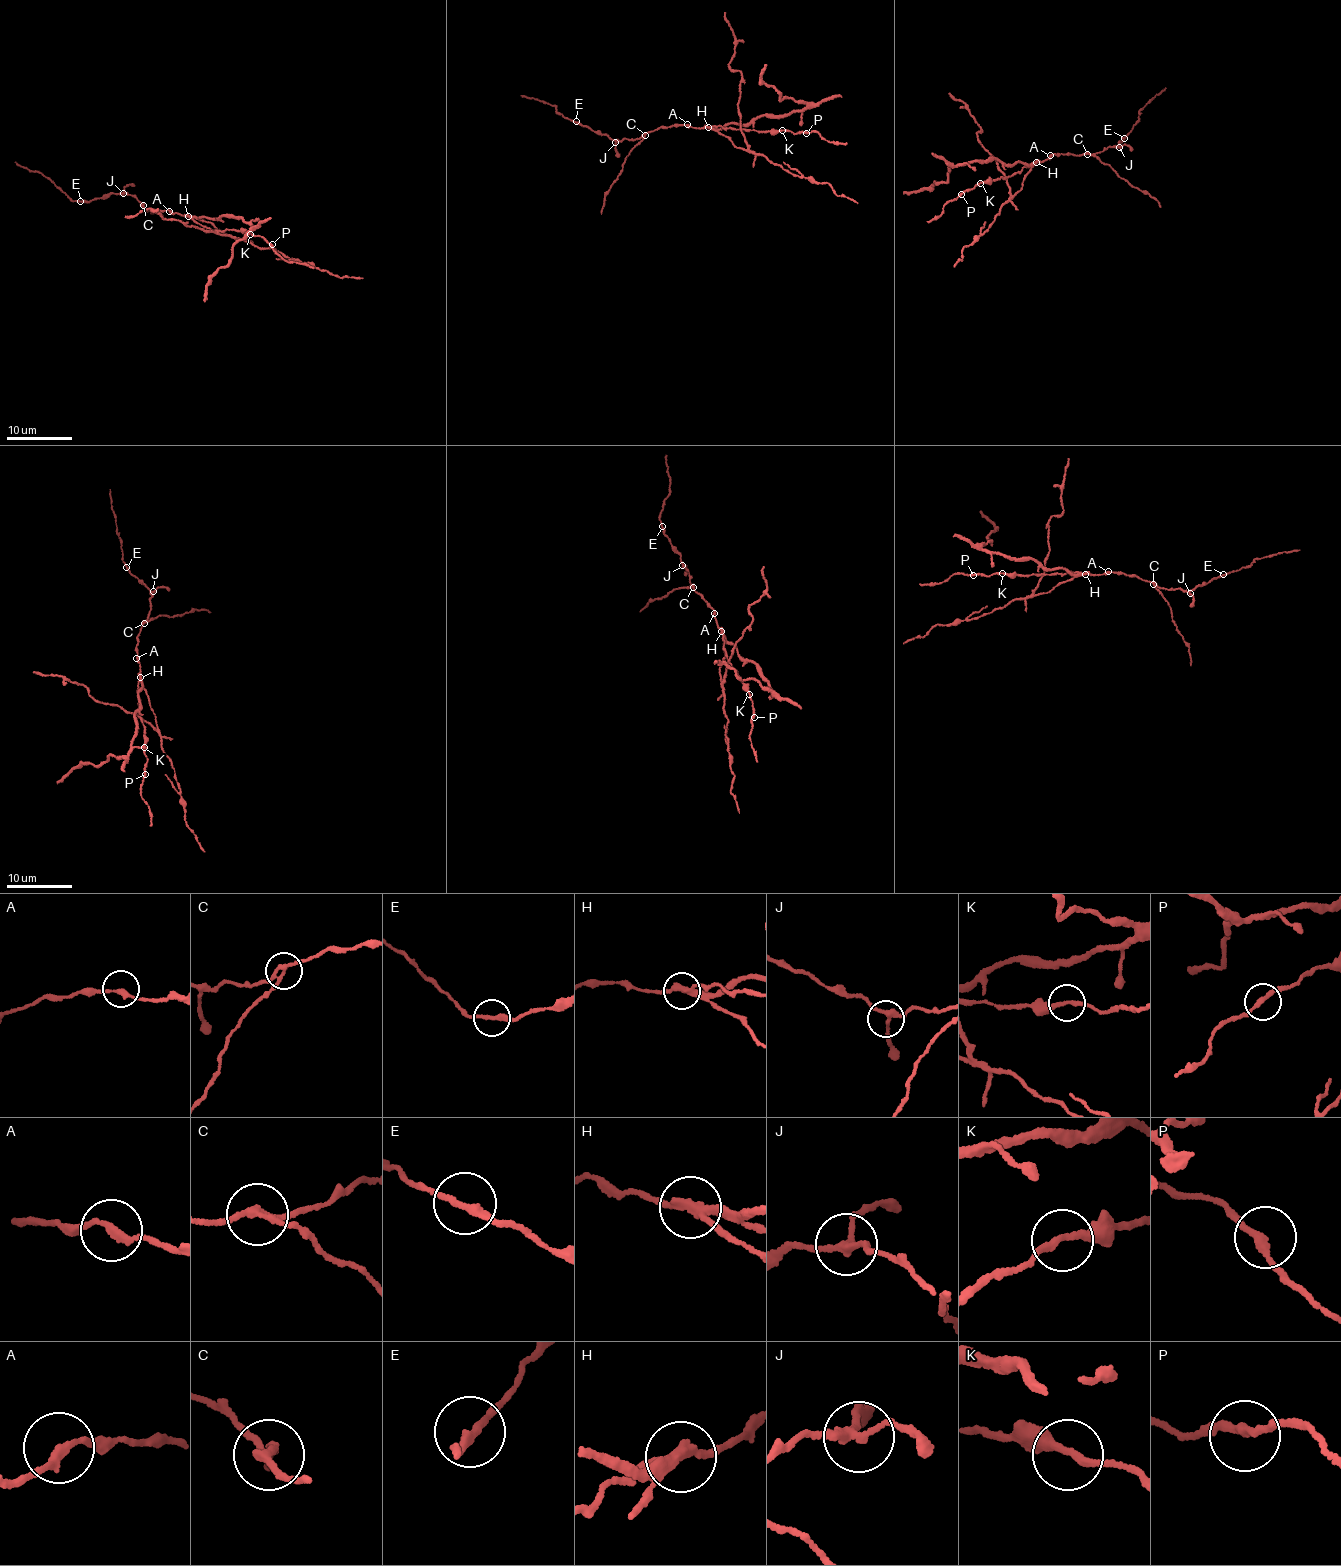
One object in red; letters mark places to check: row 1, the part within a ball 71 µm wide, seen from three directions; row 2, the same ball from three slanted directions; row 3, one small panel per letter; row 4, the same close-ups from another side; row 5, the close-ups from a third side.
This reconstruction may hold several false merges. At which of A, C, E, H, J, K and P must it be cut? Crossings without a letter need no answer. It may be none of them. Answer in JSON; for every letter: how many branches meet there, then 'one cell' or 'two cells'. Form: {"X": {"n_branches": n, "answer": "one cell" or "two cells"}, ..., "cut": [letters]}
{"A": {"n_branches": 2, "answer": "one cell"}, "C": {"n_branches": 2, "answer": "two cells"}, "E": {"n_branches": 2, "answer": "one cell"}, "H": {"n_branches": 3, "answer": "two cells"}, "J": {"n_branches": 3, "answer": "one cell"}, "K": {"n_branches": 2, "answer": "one cell"}, "P": {"n_branches": 2, "answer": "one cell"}, "cut": ["C", "H"]}

